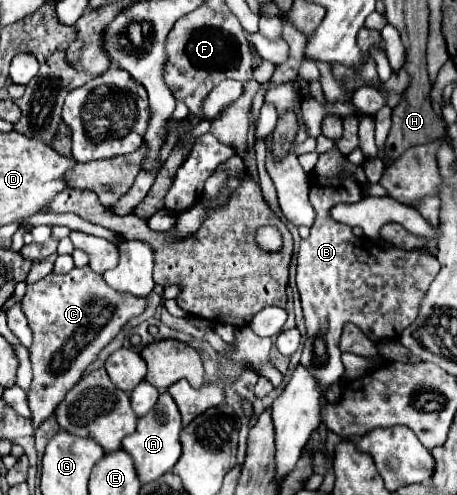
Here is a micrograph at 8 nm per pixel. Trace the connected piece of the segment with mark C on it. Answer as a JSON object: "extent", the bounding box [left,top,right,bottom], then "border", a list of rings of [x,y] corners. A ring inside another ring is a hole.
{"extent":[20,265,146,427],"border":[[[84,265],[74,267],[66,275],[50,273],[28,285],[20,307],[34,337],[30,347],[34,379],[28,391],[28,403],[32,409],[32,423],[38,427],[54,413],[60,399],[80,381],[86,367],[96,361],[98,353],[120,333],[120,329],[132,317],[144,313],[146,299],[114,291],[100,273]]]}

